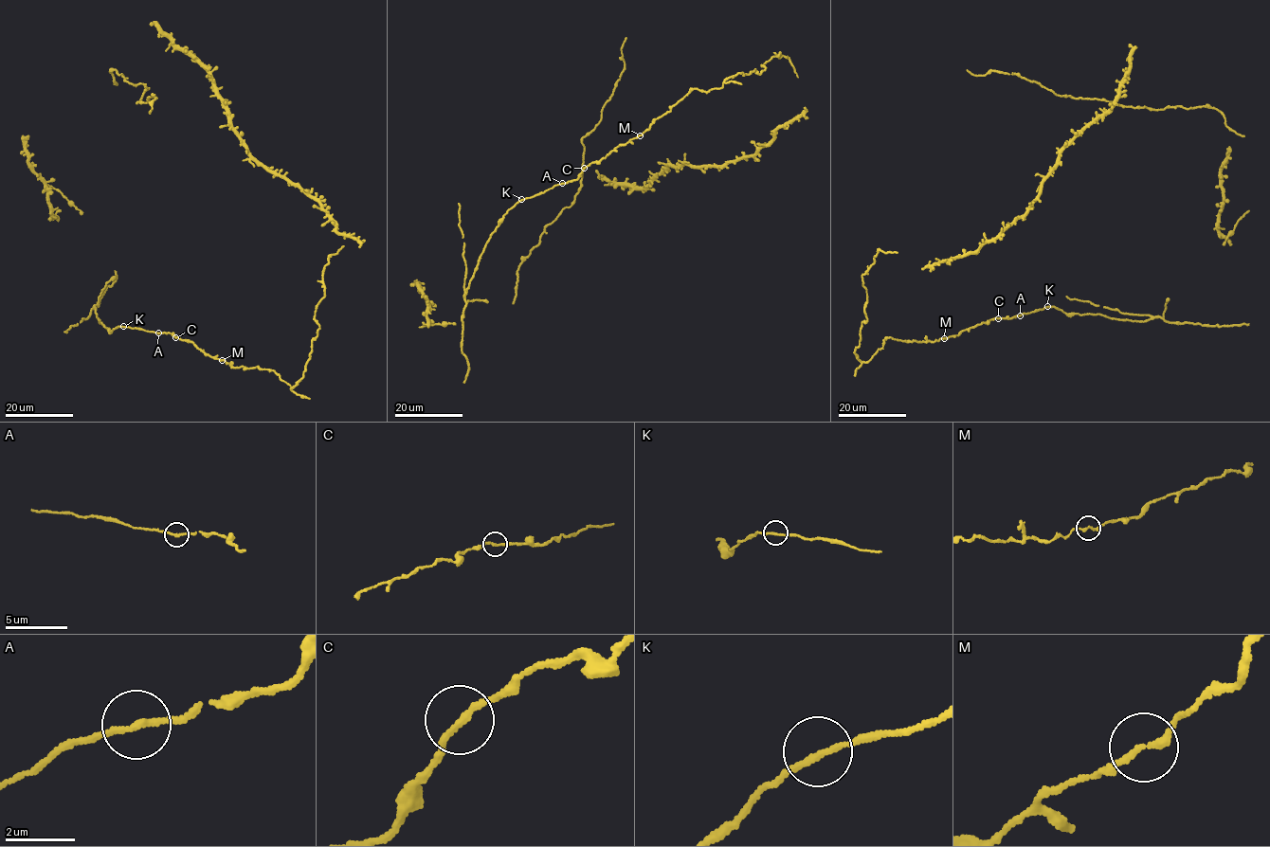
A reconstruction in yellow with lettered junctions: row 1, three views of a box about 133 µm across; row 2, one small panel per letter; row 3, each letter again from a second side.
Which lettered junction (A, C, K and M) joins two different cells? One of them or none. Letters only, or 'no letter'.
no letter

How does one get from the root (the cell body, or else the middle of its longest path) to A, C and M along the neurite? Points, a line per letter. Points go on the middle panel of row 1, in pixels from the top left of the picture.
A: (757, 72), (729, 77), (722, 87), (706, 92), (693, 88), (648, 130), (591, 162), (576, 179), (561, 183)
C: (757, 72), (755, 69), (748, 75), (729, 77), (722, 87), (706, 92), (693, 88), (648, 130), (584, 168)
M: (757, 72), (755, 69), (748, 75), (741, 73), (729, 77), (722, 87), (706, 92), (693, 88), (640, 135)

